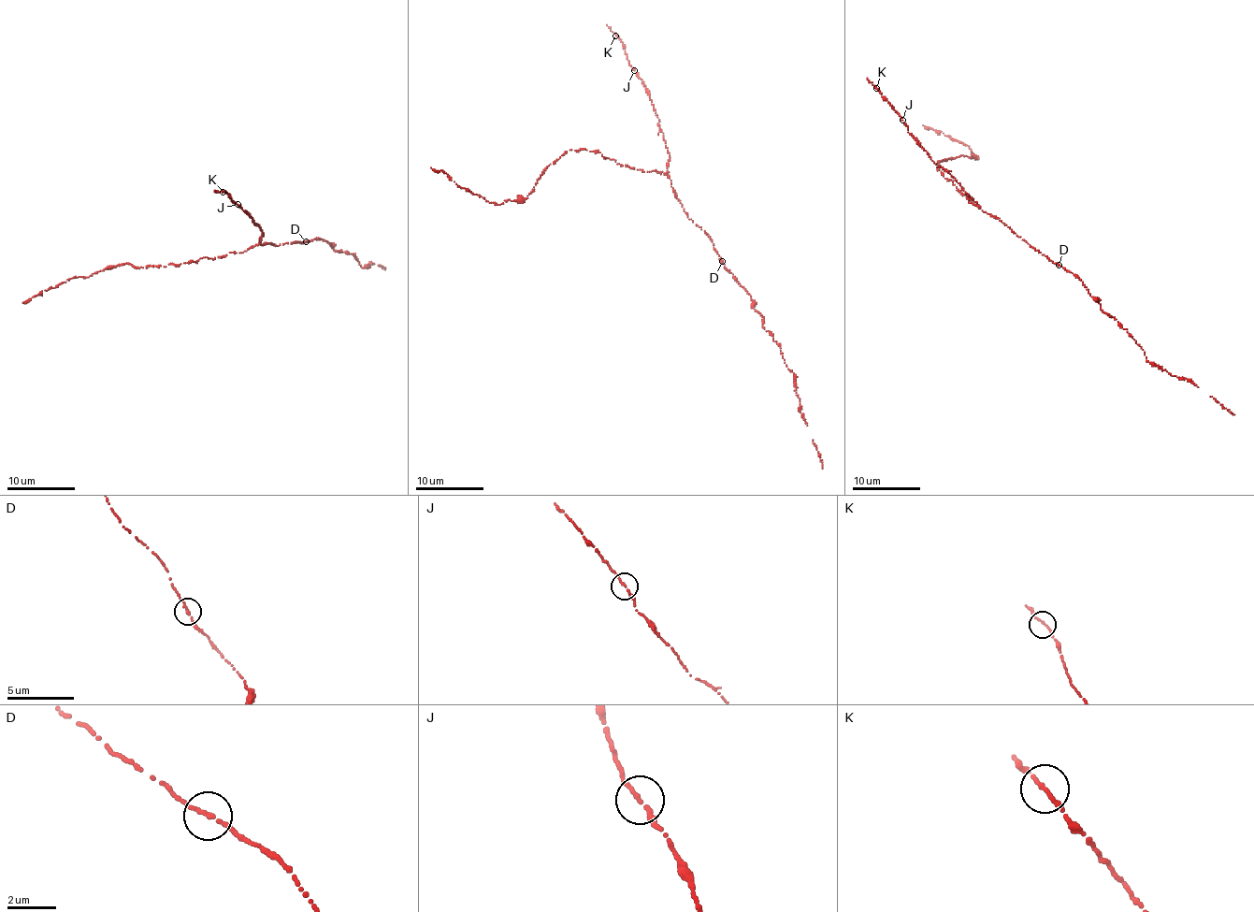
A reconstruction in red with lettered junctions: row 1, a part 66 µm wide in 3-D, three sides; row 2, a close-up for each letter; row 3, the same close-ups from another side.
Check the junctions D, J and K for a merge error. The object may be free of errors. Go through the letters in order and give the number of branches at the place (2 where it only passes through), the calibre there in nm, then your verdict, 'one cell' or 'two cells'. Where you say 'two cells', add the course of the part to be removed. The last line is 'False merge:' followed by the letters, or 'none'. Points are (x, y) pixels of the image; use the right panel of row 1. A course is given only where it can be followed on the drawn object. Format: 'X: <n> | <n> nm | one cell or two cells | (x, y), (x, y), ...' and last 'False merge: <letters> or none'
D: 2 | 170 nm | one cell
J: 2 | 180 nm | one cell
K: 2 | 170 nm | one cell
False merge: none

